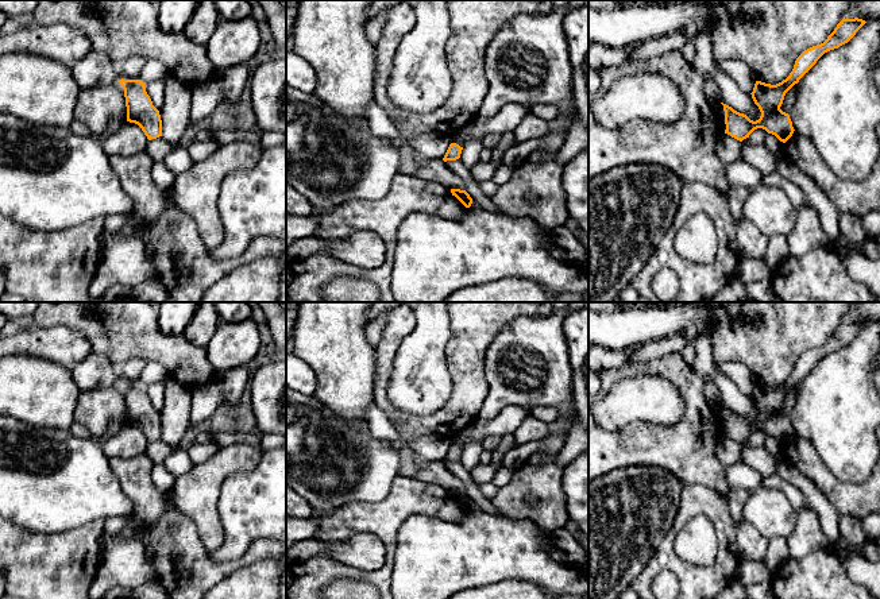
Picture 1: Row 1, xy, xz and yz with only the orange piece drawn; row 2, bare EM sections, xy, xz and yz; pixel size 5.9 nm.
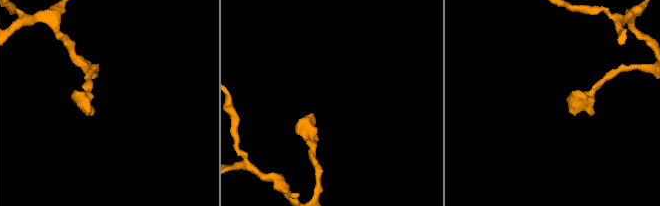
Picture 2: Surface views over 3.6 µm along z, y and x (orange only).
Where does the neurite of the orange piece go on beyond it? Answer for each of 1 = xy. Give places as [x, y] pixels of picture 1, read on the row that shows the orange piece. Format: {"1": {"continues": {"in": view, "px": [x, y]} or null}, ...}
{"1": {"continues": null}}

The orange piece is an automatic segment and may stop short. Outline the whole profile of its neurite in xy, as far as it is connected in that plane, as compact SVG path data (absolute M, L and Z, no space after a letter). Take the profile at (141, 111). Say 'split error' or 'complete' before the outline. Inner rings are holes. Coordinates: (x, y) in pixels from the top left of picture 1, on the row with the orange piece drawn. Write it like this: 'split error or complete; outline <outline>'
complete; outline M119 80L124 89L127 121L138 124L148 140L162 136L159 111L153 105L140 80Z

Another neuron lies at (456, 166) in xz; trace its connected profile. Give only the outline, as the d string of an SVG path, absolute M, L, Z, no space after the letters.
M460 159L447 161L445 166L464 181L464 185L466 185L464 190L470 194L472 201L478 202L482 206L482 209L486 209L494 213L501 213L501 210L495 206L491 198L483 194L480 186L472 179L471 170L467 169L460 162Z

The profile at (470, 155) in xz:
M479 143L466 146L462 150L459 159L467 169L472 169L479 162L480 151L482 151L482 147Z

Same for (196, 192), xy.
M232 142L177 175L170 190L174 205L194 221L207 250L219 247L224 240L219 215L223 179L232 171L252 169L260 156L262 148L256 144Z

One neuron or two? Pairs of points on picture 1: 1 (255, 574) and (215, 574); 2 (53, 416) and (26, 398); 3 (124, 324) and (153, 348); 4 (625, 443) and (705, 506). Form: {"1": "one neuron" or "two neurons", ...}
{"1": "two neurons", "2": "one neuron", "3": "one neuron", "4": "two neurons"}

